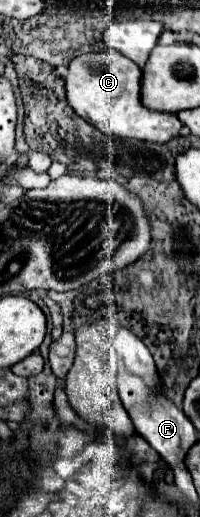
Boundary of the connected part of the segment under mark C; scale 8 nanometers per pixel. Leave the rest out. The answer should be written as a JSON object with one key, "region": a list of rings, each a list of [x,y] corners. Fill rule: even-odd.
{"region":[[[106,48],[102,52],[80,54],[72,58],[72,62],[68,64],[68,74],[64,76],[66,100],[80,118],[84,118],[88,124],[92,124],[94,128],[108,136],[164,144],[178,136],[182,122],[178,120],[176,114],[162,114],[142,106],[140,78],[142,70],[120,52]]]}

